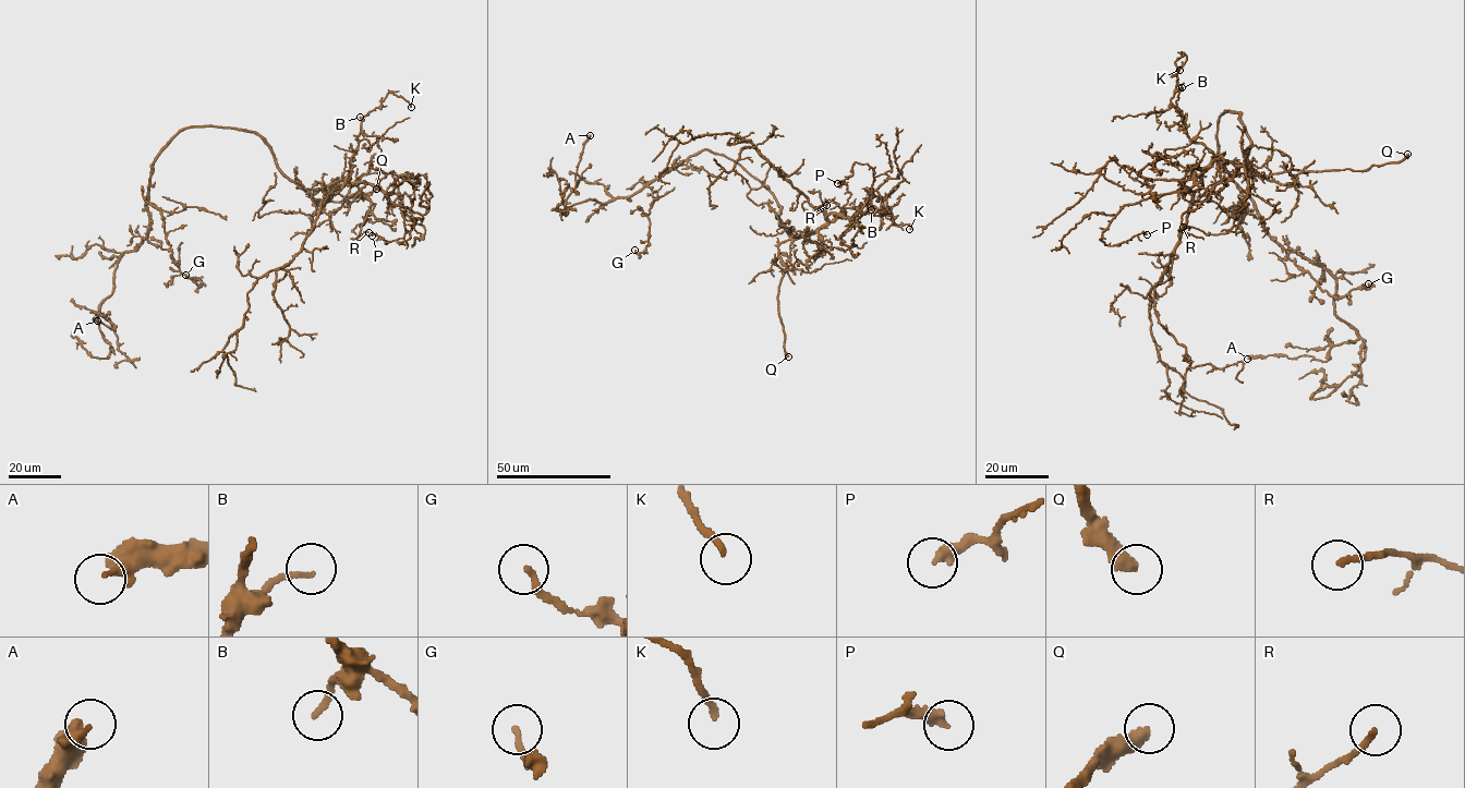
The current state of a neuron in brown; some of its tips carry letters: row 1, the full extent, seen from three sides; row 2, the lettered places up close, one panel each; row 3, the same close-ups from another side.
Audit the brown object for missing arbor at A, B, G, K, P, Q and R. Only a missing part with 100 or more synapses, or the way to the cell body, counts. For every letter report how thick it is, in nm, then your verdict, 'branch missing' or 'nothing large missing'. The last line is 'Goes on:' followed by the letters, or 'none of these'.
A: 280 nm | nothing large missing
B: 160 nm | nothing large missing
G: 180 nm | nothing large missing
K: 180 nm | nothing large missing
P: 300 nm | nothing large missing
Q: 400 nm | branch missing
R: 170 nm | nothing large missing
Goes on: Q

